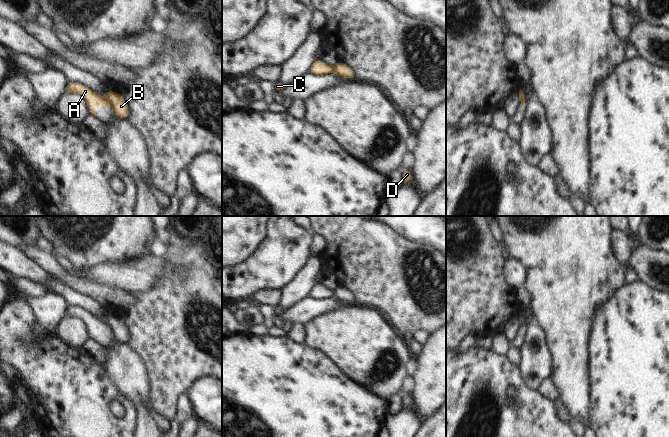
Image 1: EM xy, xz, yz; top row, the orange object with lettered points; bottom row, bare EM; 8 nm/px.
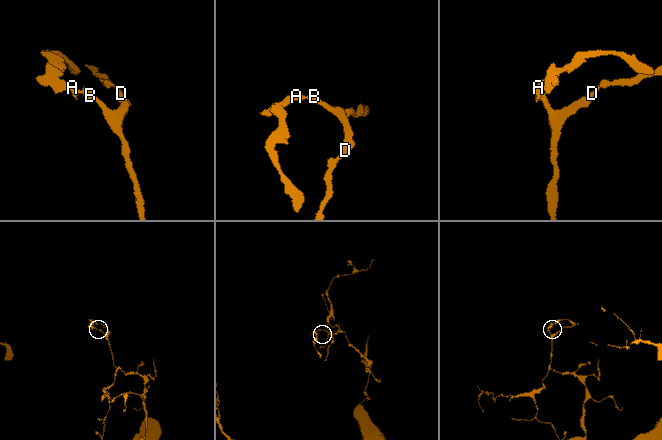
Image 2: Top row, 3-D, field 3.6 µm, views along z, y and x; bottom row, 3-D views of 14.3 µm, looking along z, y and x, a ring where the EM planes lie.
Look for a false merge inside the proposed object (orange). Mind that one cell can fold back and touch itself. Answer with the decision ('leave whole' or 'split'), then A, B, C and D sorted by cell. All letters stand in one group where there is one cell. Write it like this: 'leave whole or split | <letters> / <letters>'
split | A C / B D

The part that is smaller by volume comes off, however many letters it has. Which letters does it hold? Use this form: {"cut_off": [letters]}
{"cut_off": ["A", "C"]}

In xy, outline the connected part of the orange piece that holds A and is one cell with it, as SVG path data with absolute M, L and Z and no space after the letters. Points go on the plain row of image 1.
M68 306L65 317L82 319L86 325L87 332L92 336L93 340L96 340L97 329L110 330L105 322L102 322L98 317L92 315L90 312L80 307Z

